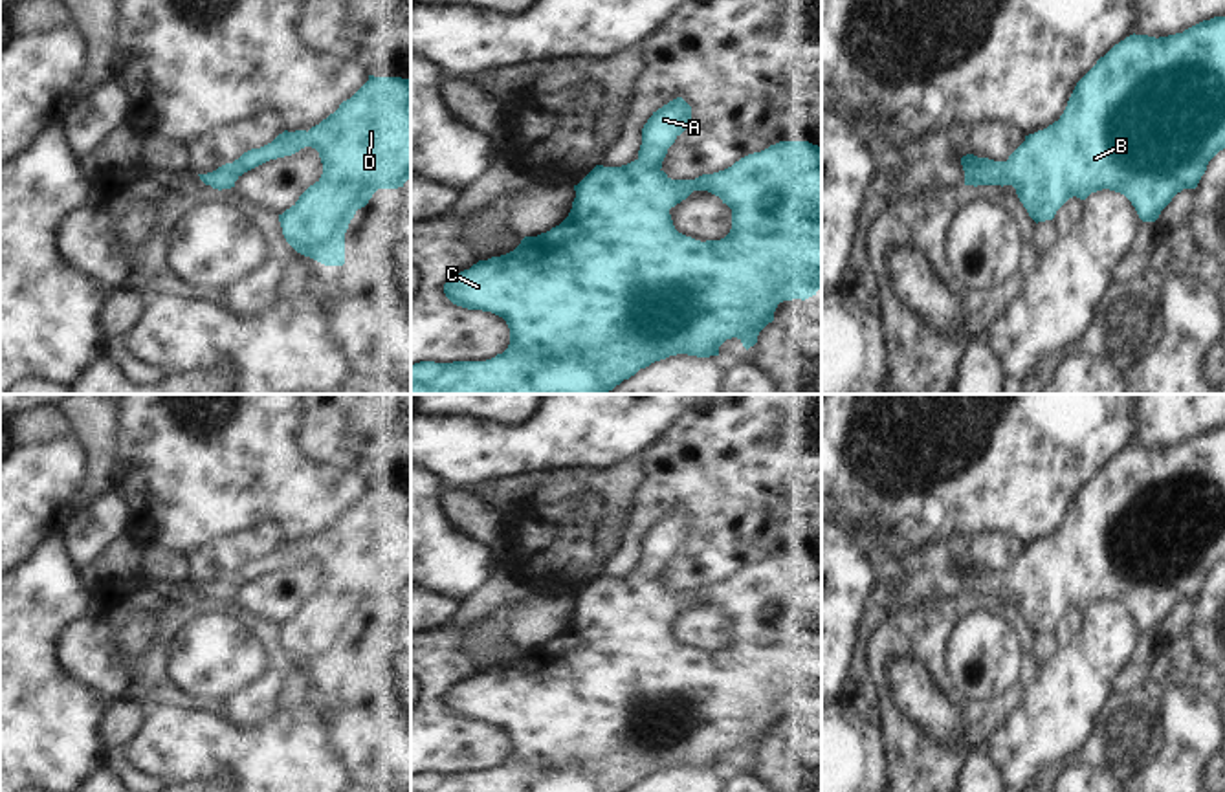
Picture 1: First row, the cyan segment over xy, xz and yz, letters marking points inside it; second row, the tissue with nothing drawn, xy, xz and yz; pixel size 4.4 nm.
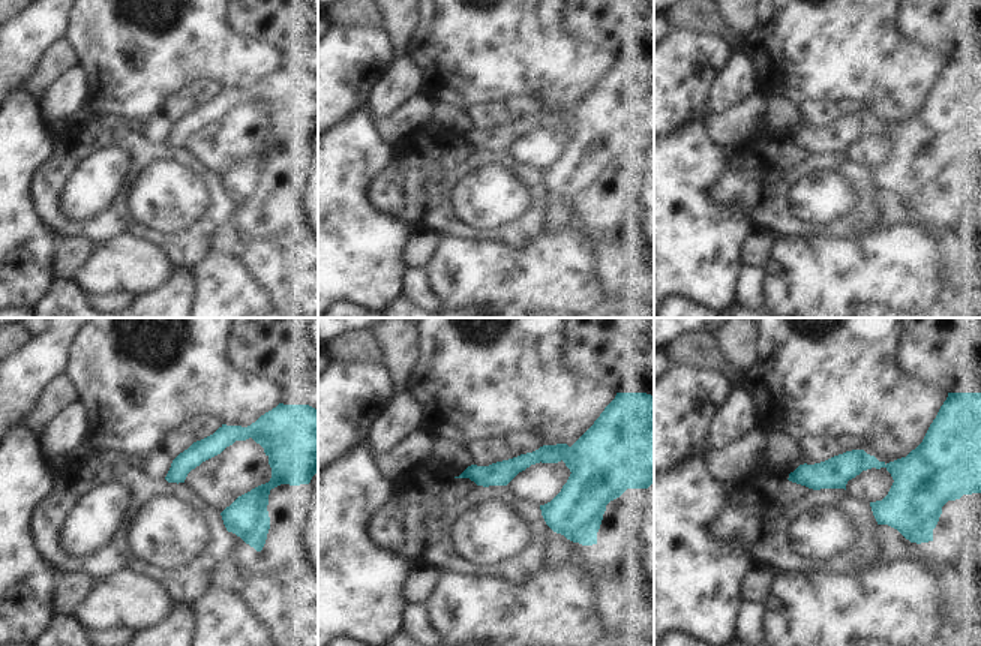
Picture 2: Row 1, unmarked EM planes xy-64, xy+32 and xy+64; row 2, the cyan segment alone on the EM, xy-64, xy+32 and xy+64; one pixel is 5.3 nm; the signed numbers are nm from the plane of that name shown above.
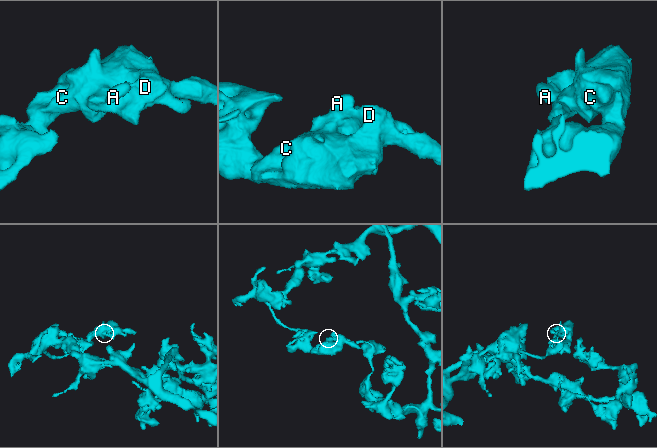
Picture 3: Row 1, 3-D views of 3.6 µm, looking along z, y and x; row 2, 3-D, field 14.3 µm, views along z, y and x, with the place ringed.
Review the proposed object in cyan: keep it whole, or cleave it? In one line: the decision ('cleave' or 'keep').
keep

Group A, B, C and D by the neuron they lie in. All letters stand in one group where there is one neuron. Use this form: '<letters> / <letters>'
A B C D

